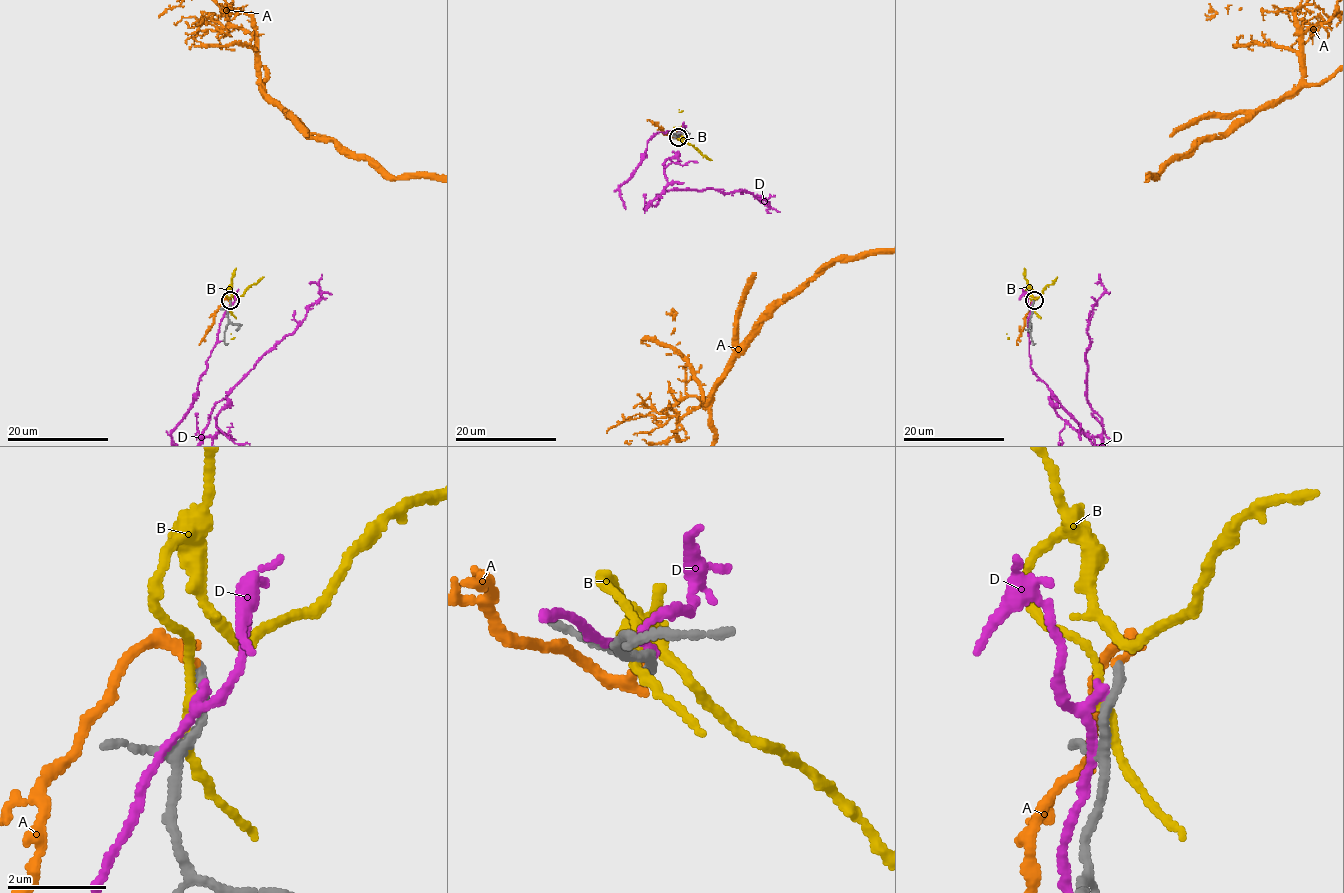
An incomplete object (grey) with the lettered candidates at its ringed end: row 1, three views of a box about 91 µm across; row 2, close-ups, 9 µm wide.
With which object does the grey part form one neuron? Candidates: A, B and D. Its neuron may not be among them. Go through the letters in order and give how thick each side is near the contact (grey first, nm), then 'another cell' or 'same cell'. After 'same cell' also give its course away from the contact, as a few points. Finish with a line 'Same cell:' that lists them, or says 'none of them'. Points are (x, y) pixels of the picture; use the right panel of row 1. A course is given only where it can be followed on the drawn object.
A: 190/220 nm | another cell
B: 160/150 nm | another cell
D: 160/170 nm | another cell
Same cell: none of them

